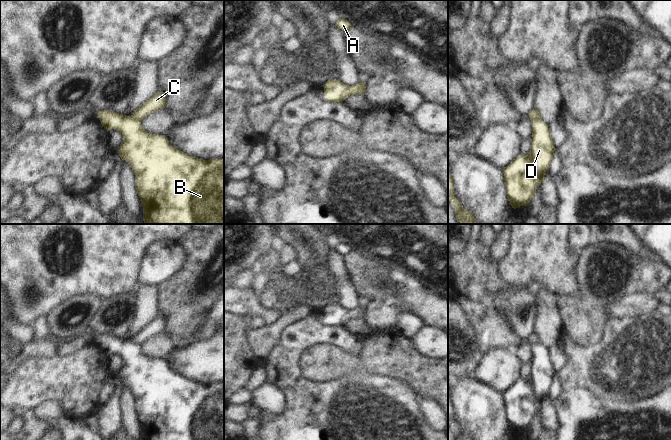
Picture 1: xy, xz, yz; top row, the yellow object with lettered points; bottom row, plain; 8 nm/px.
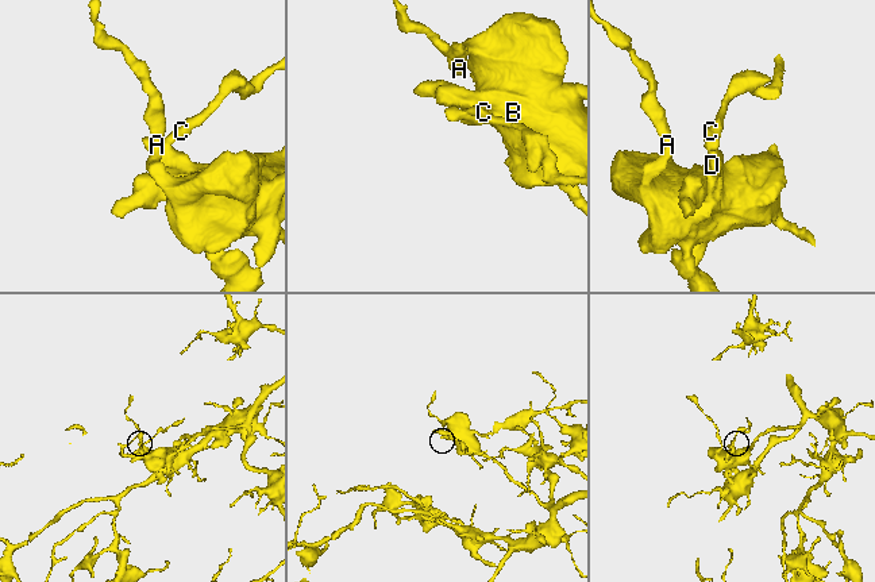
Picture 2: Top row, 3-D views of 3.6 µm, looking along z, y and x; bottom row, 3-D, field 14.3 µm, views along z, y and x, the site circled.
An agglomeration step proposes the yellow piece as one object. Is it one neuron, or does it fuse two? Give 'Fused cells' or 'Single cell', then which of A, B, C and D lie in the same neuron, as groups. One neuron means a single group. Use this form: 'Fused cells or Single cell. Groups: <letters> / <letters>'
Fused cells. Groups: A B D / C

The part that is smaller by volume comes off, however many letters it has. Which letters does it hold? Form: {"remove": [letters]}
{"remove": ["C"]}

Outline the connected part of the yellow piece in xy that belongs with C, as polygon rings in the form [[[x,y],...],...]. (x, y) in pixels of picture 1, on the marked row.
[[[157,92],[147,101],[143,102],[133,113],[132,118],[141,121],[148,114],[161,109],[165,105],[165,93]]]

